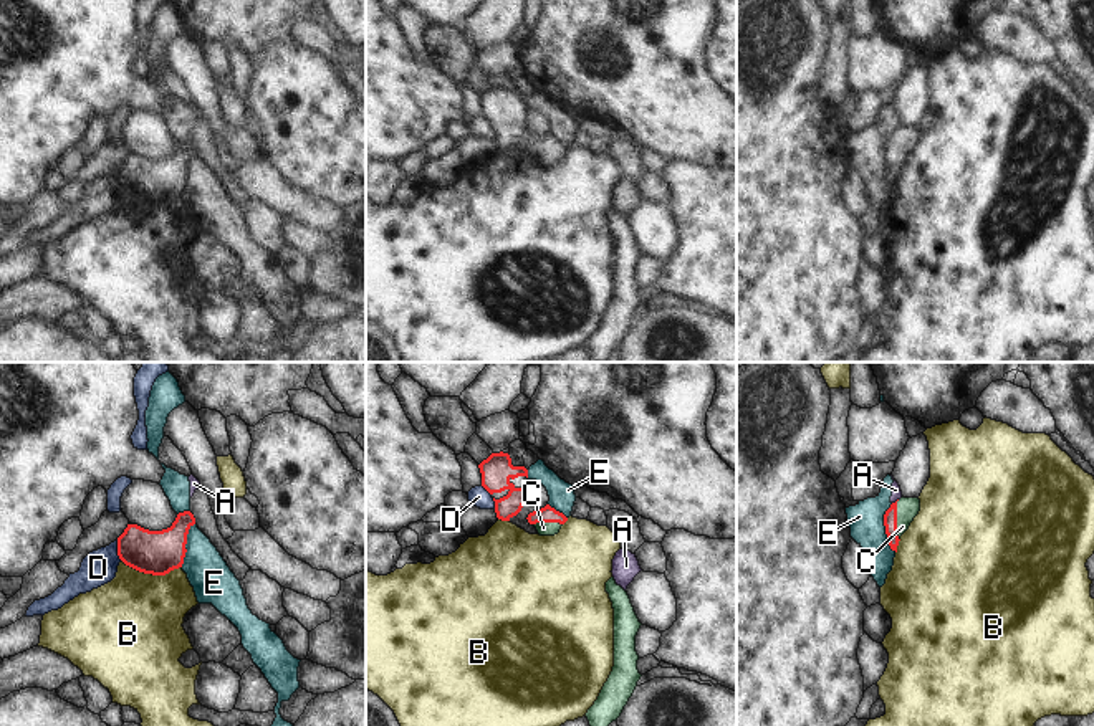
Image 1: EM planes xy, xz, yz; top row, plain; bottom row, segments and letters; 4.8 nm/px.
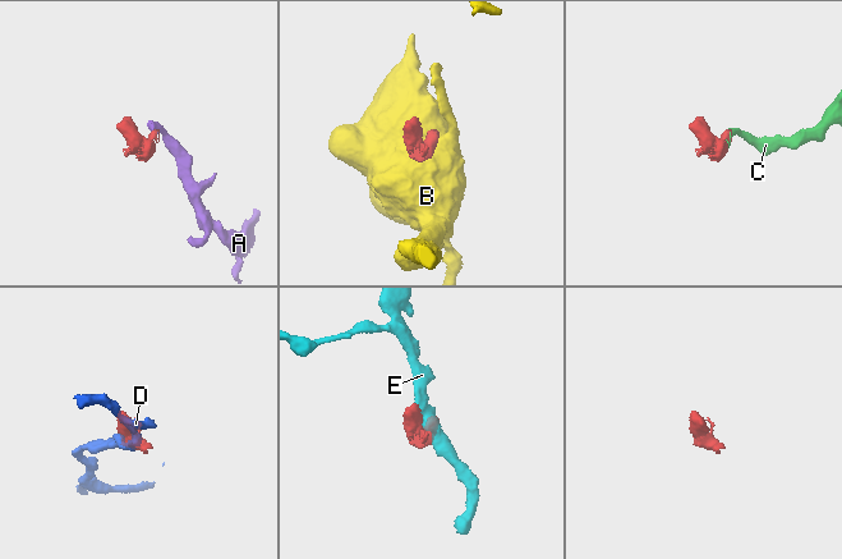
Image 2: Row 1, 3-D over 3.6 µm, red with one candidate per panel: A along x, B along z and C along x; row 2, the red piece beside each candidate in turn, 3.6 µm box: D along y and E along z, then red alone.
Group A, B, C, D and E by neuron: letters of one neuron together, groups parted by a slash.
A E / B / C / D

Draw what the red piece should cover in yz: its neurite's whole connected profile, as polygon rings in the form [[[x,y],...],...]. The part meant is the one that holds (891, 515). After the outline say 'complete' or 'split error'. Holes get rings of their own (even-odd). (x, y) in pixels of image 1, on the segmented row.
[[[904,496],[899,501],[892,503],[890,508],[885,511],[884,526],[892,551],[897,552],[900,536],[909,529],[919,511],[920,499]]]; split error

